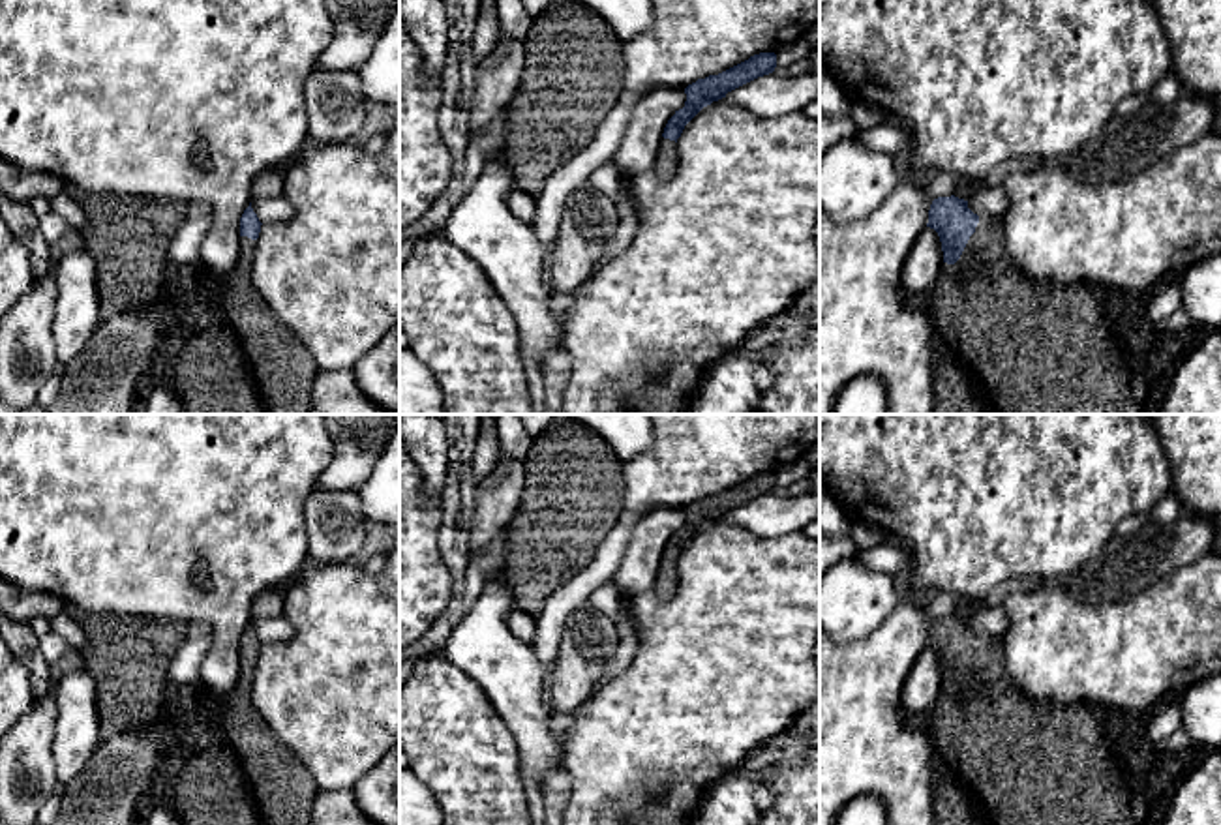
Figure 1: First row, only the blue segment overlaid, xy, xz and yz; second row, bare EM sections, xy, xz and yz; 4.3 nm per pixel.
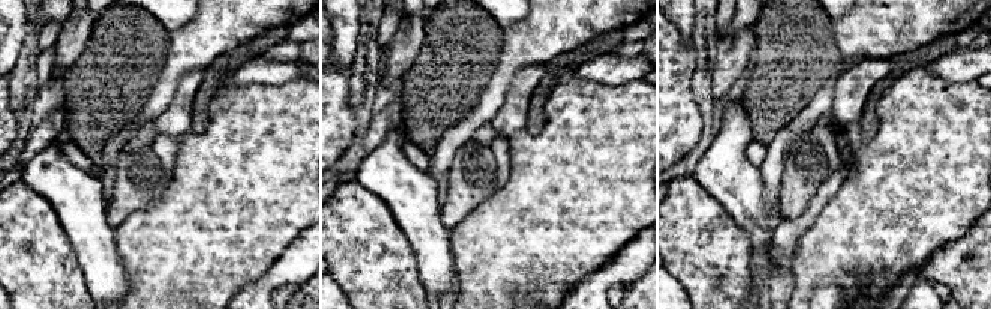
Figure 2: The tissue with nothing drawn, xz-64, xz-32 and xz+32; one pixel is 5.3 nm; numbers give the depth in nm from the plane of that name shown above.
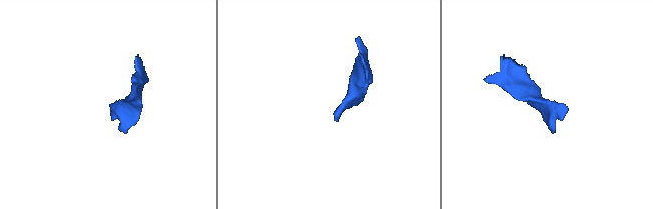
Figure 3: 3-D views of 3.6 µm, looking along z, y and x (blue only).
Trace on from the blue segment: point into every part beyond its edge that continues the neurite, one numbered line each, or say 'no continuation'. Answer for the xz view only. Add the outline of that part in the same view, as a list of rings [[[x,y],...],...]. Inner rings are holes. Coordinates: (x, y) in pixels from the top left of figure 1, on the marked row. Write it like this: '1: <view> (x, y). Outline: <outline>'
1: xz (666, 160). Outline: [[[660,139],[660,148],[656,154],[655,172],[658,180],[668,182],[677,171],[677,142],[670,139]]]

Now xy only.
1: xy (284, 368). Outline: [[[240,236],[240,255],[231,272],[221,276],[221,304],[257,381],[268,414],[309,414],[311,386],[319,371],[304,343],[274,315],[251,281],[257,240]]]

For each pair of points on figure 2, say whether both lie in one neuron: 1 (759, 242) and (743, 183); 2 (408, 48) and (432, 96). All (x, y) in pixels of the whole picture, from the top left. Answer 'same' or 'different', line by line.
1: same
2: different

